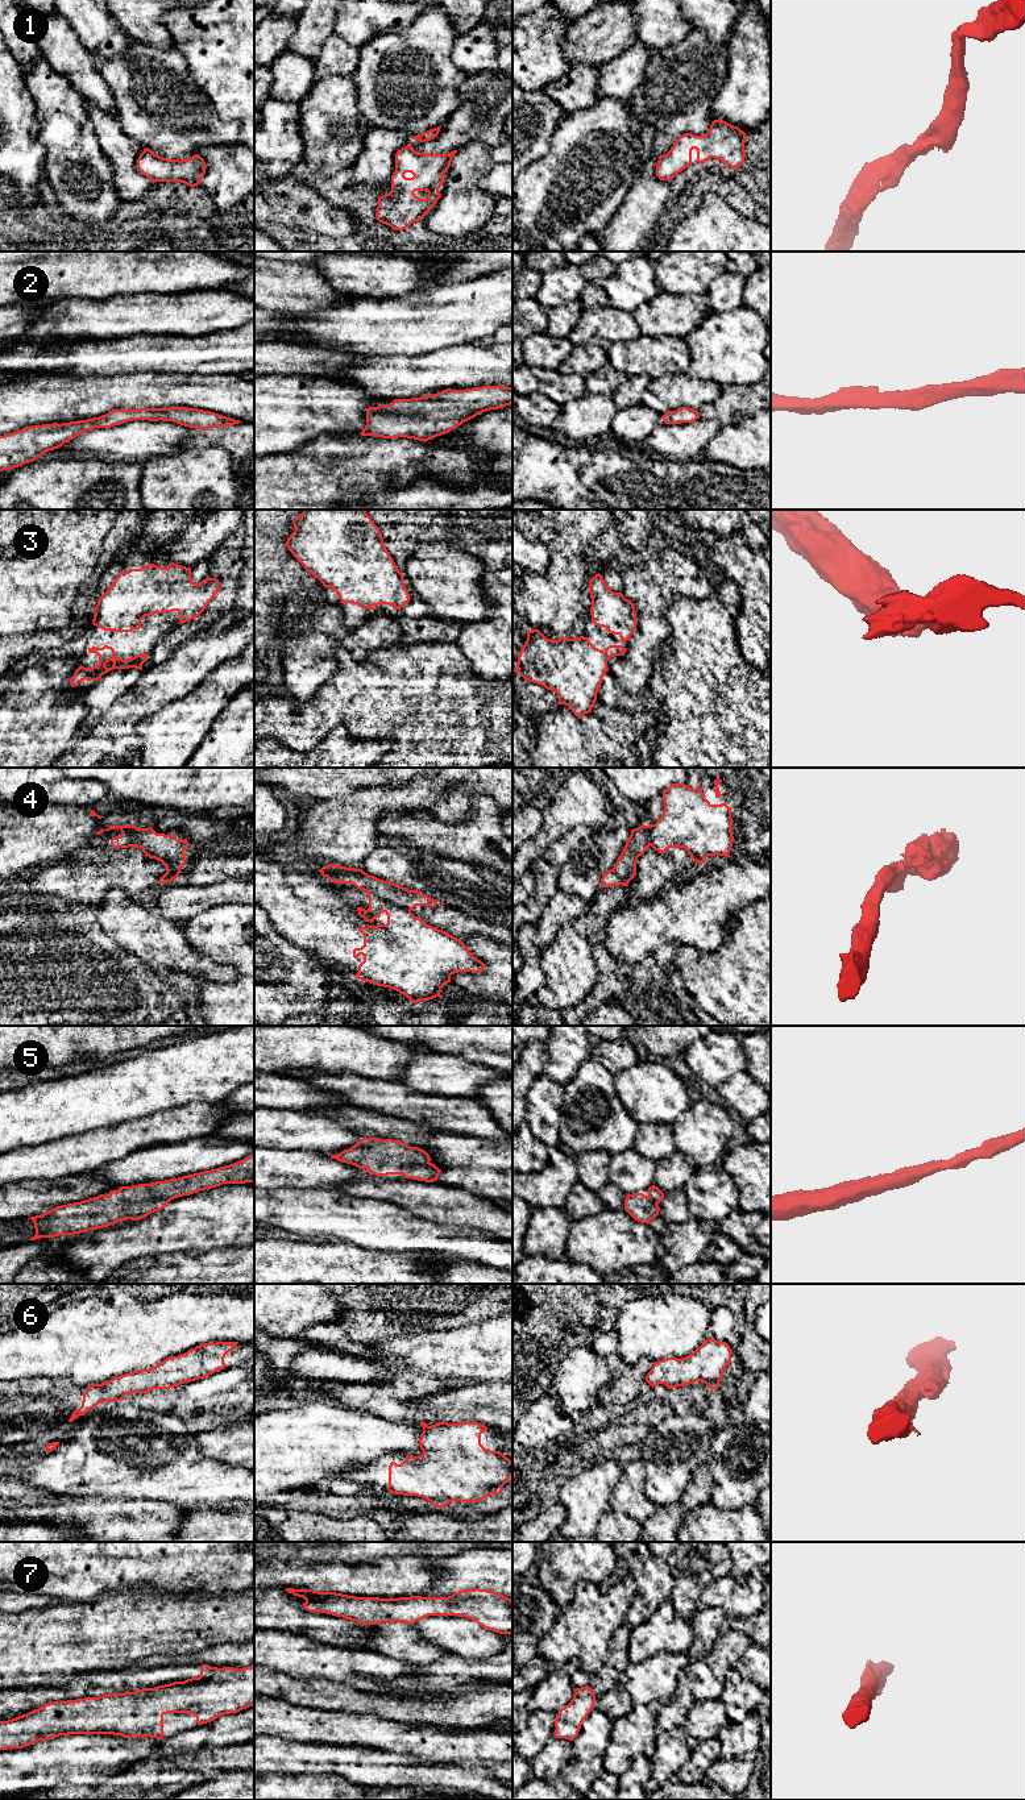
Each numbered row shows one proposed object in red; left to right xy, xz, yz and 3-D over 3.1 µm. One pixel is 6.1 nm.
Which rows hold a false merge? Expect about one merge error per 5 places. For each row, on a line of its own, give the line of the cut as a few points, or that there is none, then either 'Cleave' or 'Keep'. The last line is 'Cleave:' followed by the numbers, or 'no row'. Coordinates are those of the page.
1: No split. Keep
2: No split. Keep
3: No split. Keep
4: Split along xz (366, 890), (410, 911). Cleave
5: No split. Keep
6: No split. Keep
7: No split. Keep
Cleave: 4

